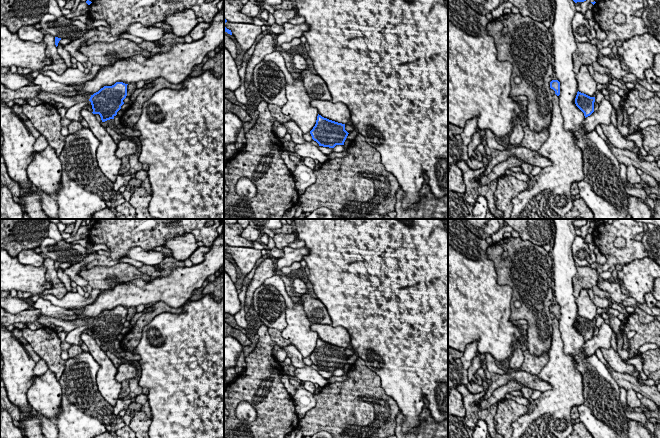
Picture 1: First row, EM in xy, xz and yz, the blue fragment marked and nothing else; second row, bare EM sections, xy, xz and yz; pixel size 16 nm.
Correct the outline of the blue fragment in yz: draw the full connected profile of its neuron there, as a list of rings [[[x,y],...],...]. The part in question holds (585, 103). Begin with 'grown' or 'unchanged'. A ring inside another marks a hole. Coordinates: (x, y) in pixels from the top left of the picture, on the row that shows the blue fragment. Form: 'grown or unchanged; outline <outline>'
unchanged; outline [[[579,91],[577,92],[575,104],[584,113],[585,118],[594,112],[594,102],[595,97],[590,97]]]

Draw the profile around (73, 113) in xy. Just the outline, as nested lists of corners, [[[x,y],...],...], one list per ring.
[[[83,101],[80,103],[77,103],[70,108],[68,108],[65,117],[68,118],[71,121],[78,121],[80,122],[83,117],[81,115],[81,109],[86,106],[87,110],[93,112],[92,105],[90,101]]]

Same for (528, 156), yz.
[[[485,145],[485,154],[490,156],[488,165],[483,173],[483,176],[487,176],[493,168],[501,162],[506,161],[508,158],[515,156],[518,159],[522,160],[524,163],[538,166],[540,168],[545,168],[552,165],[552,162],[541,155],[538,154],[538,151],[532,151],[525,147],[513,147],[505,151],[489,148]]]

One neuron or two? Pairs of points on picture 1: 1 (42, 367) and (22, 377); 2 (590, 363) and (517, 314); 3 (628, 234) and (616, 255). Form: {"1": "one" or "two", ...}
{"1": "two", "2": "two", "3": "one"}

